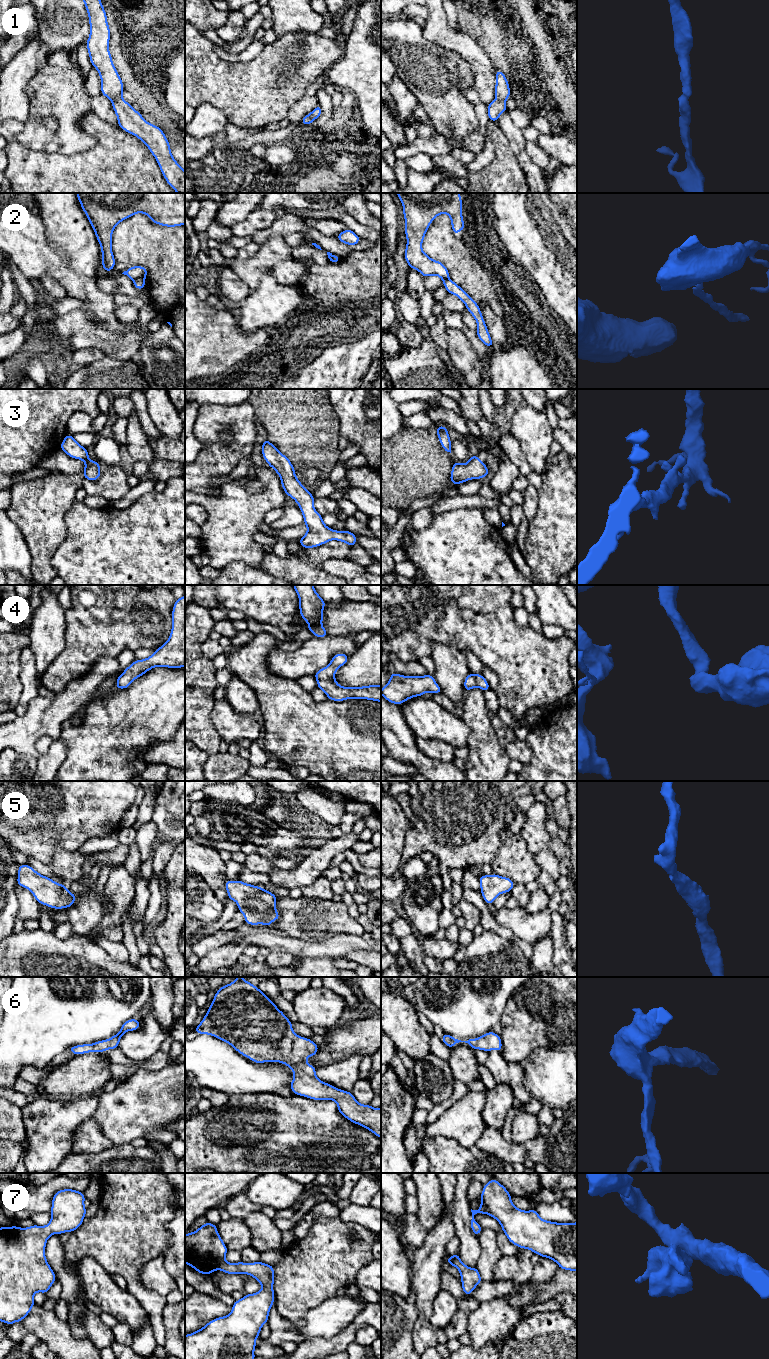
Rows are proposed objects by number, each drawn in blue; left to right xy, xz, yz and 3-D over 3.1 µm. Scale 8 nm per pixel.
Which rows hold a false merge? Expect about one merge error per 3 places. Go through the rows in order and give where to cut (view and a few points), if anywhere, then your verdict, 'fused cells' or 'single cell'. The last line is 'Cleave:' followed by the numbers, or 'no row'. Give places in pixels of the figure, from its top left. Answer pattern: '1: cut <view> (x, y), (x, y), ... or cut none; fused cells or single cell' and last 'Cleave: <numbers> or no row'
1: cut none; single cell
2: cut xy (144, 277), (138, 277), (133, 280); fused cells
3: cut none; single cell
4: cut none; single cell
5: cut none; single cell
6: cut none; single cell
7: cut none; single cell
Cleave: 2

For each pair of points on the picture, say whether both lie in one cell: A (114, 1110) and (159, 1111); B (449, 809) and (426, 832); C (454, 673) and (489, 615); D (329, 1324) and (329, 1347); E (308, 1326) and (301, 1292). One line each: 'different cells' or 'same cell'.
A: same cell
B: same cell
C: different cells
D: different cells
E: different cells

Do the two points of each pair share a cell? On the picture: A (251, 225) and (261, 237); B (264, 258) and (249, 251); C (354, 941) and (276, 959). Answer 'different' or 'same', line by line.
A: different
B: different
C: different

